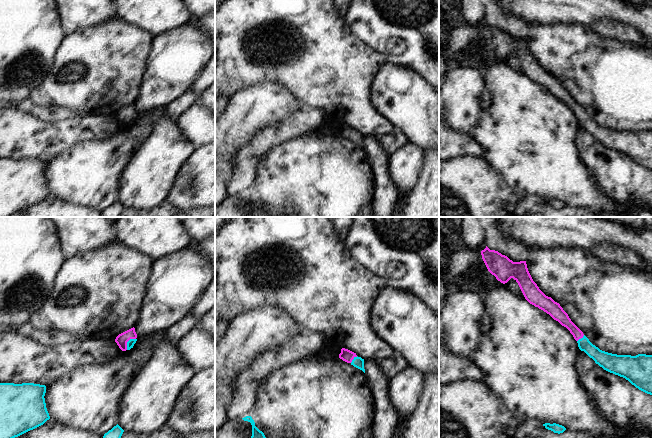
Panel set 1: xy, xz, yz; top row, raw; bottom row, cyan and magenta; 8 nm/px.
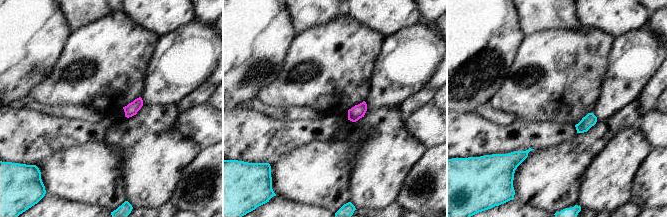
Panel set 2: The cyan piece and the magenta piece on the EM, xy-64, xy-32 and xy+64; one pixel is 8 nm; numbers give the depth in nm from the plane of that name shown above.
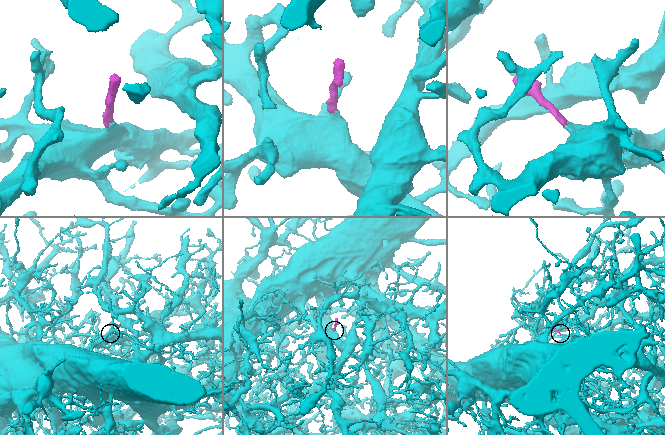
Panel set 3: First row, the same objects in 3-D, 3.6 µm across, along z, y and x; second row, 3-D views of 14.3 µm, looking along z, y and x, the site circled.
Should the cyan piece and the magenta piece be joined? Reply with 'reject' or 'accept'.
accept

